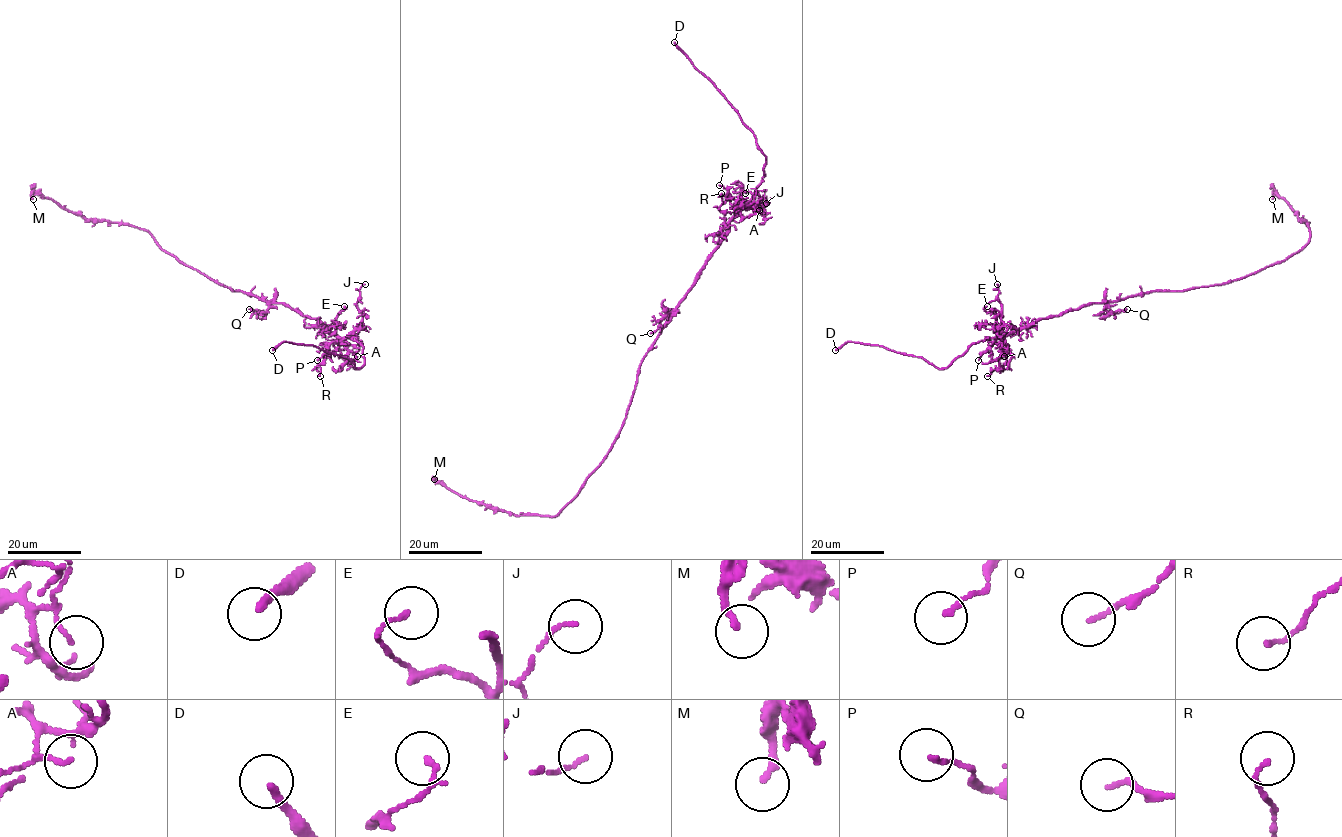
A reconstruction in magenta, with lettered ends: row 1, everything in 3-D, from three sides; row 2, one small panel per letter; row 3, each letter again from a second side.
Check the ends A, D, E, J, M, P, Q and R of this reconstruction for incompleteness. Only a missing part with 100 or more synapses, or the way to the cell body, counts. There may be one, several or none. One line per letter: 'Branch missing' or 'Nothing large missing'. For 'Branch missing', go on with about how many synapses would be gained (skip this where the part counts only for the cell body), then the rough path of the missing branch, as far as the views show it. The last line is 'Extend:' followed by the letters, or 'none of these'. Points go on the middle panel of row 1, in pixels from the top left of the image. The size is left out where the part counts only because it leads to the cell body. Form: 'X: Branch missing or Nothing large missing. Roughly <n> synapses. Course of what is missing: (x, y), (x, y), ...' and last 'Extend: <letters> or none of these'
A: Nothing large missing
D: Branch missing
E: Nothing large missing
J: Nothing large missing
M: Nothing large missing
P: Nothing large missing
Q: Nothing large missing
R: Nothing large missing
Extend: D

